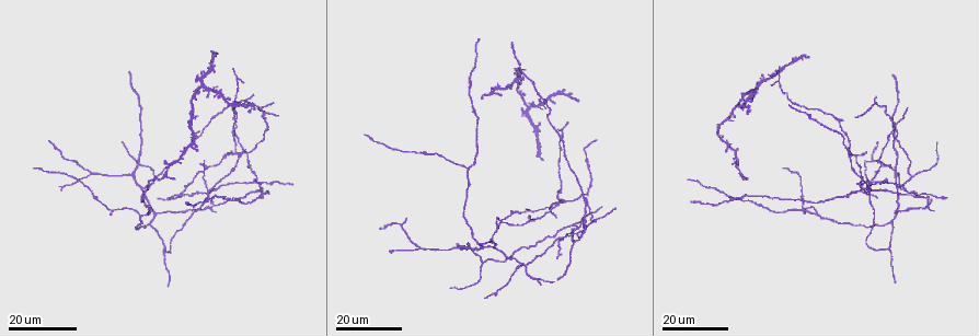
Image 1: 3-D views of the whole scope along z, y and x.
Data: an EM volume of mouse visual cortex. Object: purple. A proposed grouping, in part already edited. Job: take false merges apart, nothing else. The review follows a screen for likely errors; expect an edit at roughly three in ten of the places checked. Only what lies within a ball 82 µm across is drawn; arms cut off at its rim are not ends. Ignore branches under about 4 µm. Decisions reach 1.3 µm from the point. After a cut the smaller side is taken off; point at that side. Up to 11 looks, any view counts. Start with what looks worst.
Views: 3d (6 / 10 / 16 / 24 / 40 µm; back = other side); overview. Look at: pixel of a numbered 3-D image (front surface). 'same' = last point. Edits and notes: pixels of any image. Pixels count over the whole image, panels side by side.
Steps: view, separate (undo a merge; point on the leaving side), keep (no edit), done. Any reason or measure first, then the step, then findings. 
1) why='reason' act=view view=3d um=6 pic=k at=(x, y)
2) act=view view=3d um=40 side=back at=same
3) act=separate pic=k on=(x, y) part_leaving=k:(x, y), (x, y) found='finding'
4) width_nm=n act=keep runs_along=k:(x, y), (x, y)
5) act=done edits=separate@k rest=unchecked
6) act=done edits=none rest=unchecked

why='three arms meet' act=view view=3d um=24 pic=1 at=(875, 183)

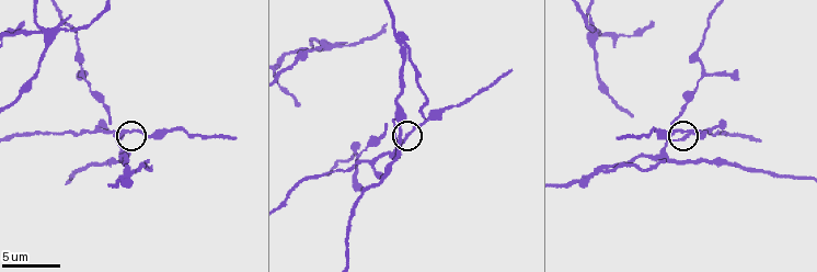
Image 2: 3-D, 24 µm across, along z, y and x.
act=view view=3d um=10 pic=2 at=(403, 140)

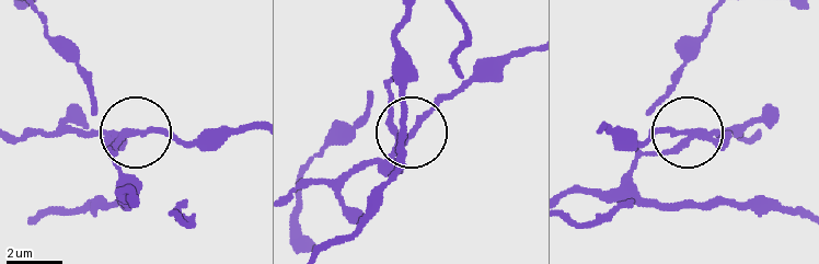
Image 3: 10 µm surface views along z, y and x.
arms=3 act=separate pic=3 on=(81, 133) part_leaving=3:(116, 130), (19, 137) found='a second neuron is stuck on'

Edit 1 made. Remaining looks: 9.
why='thin arm on a thick one' act=view view=3d um=24 pic=1 at=(208, 191)

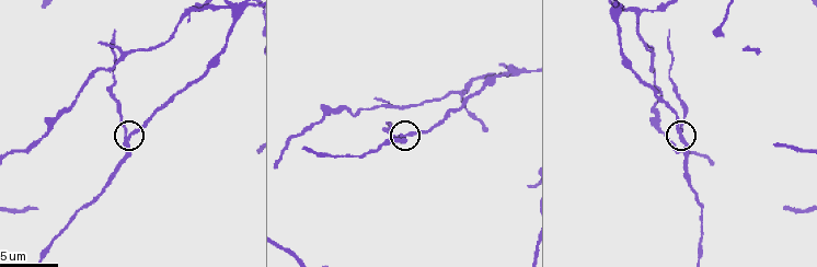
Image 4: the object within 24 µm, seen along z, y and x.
act=view view=3d um=10 pic=4 at=(404, 136)

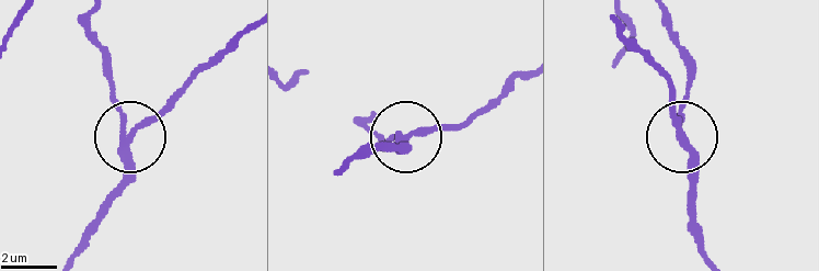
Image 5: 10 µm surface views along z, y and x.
act=separate pic=5 on=(120, 110) part_leaving=5:(123, 148), (108, 59), (88, 17) found='two neurons meet here'

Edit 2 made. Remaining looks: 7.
why='side arm on a straight run' act=view view=3d um=16 pic=2 at=(44, 31)

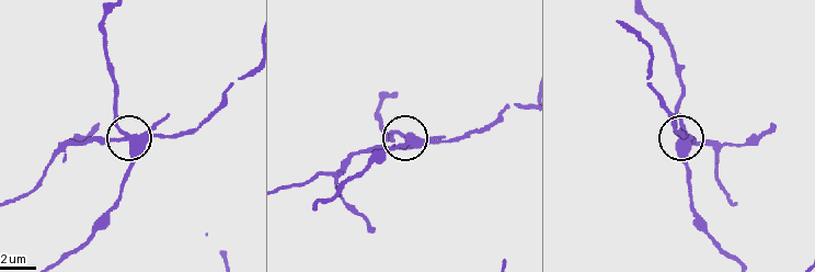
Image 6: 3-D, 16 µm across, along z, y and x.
act=view view=3d um=6 pic=6 at=(132, 139)

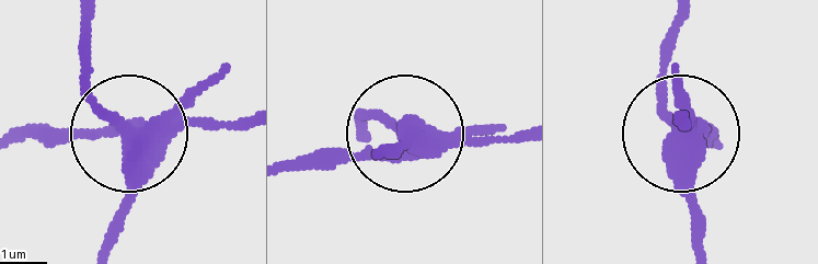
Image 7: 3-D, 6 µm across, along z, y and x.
act=separate pic=7 on=(87, 135) part_leaving=7:(151, 126), (13, 134) found='two neurons meet here'

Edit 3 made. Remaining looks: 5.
why='three arms meet' act=view view=3d um=24 pic=1 at=(891, 222)

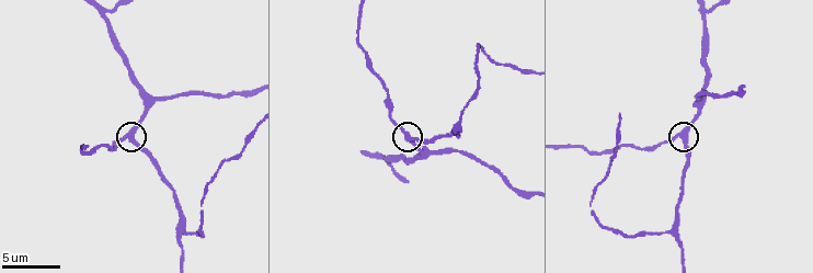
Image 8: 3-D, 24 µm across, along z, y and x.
act=view view=3d um=10 pic=8 at=(678, 134)

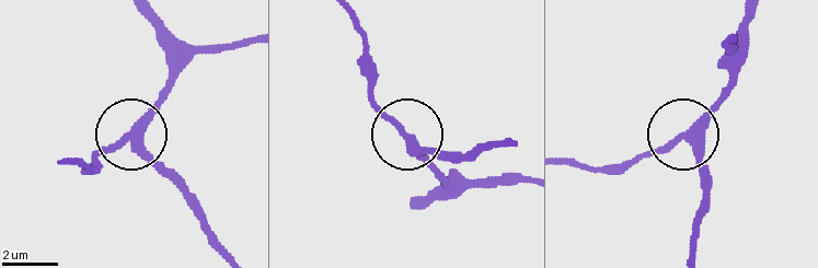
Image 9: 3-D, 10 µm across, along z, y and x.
act=keep runs_along=9:(513, 143), (491, 143), (458, 158), (429, 152), (369, 89) found='one neuron here'

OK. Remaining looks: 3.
why='three-way junction' act=view view=3d um=16 pic=1 at=(93, 174)

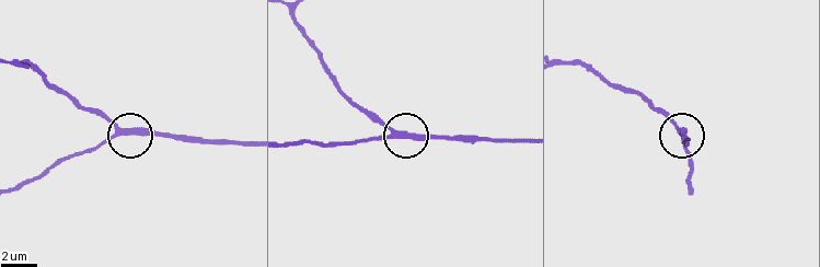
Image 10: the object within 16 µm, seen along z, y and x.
act=view view=3d um=6 pic=10 at=(116, 133)

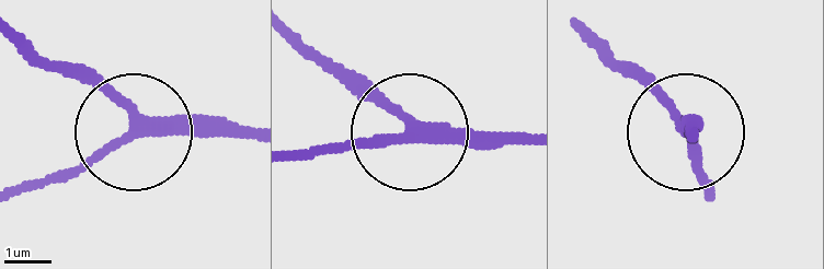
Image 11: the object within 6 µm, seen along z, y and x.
arms=3 act=keep found='all the same neuron'

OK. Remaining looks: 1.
why='three arms meet' act=view view=3d um=16 pic=8 at=(377, 154)

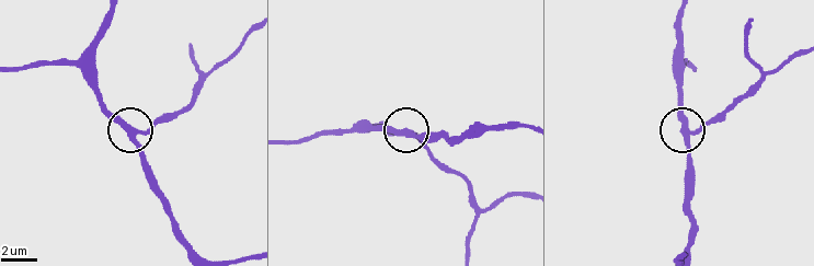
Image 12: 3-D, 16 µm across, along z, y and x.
arms=3 act=keep runs_along=12:(190, 246), (144, 150), (128, 127), (95, 94) found='all the same neuron'

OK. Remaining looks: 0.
act=done edits=separate@3,separate@5,separate@7 rest=unchecked

